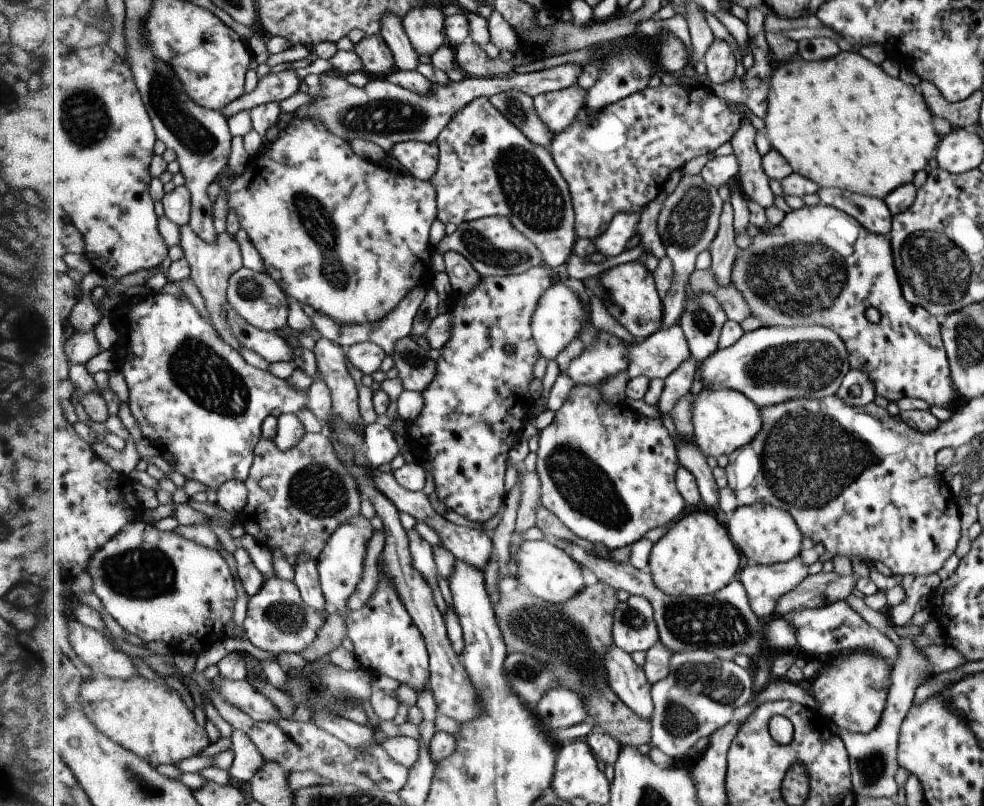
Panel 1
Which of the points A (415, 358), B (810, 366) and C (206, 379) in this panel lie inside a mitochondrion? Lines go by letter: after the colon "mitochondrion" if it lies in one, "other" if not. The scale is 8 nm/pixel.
A: mitochondrion
B: mitochondrion
C: mitochondrion

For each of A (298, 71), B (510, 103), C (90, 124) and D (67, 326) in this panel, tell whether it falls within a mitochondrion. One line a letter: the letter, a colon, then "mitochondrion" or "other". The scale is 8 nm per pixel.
A: other
B: mitochondrion
C: mitochondrion
D: other

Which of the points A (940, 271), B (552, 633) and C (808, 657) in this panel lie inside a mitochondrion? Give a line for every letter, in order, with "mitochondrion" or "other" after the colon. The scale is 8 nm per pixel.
A: mitochondrion
B: mitochondrion
C: other

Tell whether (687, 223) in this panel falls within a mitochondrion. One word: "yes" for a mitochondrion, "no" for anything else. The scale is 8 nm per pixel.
yes

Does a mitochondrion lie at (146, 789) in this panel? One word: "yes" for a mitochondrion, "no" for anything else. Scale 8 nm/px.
yes

